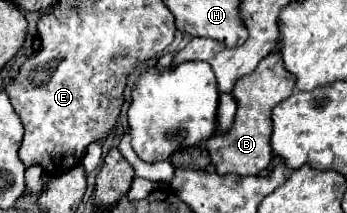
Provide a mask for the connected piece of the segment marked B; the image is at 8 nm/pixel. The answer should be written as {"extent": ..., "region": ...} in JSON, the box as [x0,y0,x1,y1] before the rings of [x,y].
{"extent":[206,50,296,176],"region":[[[278,50],[268,54],[252,74],[242,76],[236,82],[236,86],[232,90],[232,96],[238,102],[238,112],[236,112],[236,118],[234,118],[234,126],[226,134],[212,136],[206,142],[210,160],[216,166],[218,174],[252,176],[252,174],[258,174],[258,172],[266,170],[272,164],[272,160],[274,160],[274,152],[272,152],[272,146],[270,146],[272,110],[274,110],[276,104],[286,100],[294,92],[294,88],[296,88],[296,78],[284,68],[282,54]]]}

